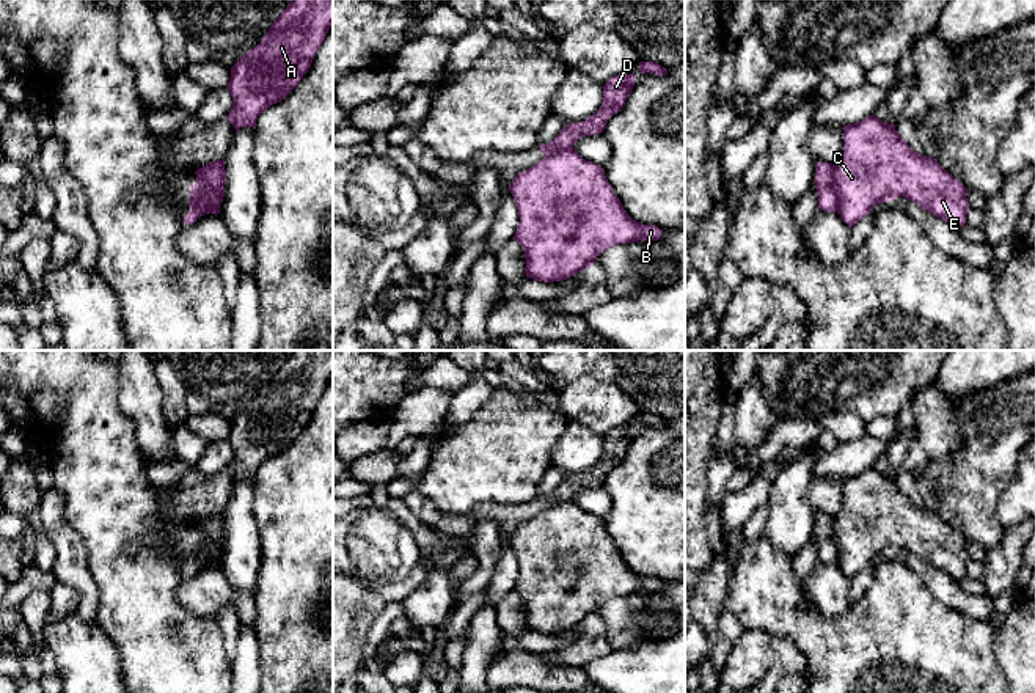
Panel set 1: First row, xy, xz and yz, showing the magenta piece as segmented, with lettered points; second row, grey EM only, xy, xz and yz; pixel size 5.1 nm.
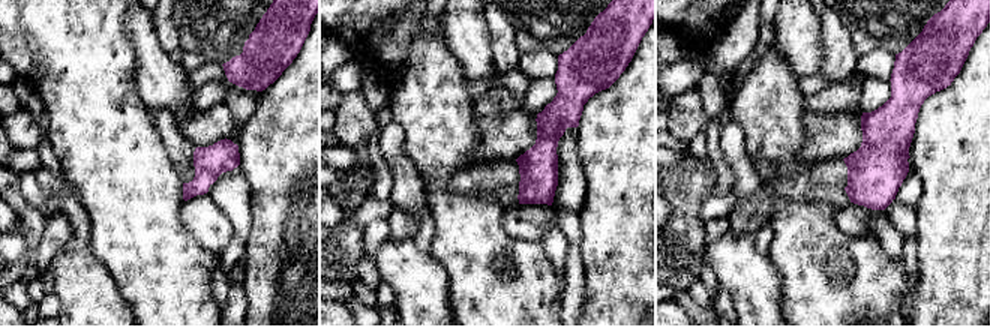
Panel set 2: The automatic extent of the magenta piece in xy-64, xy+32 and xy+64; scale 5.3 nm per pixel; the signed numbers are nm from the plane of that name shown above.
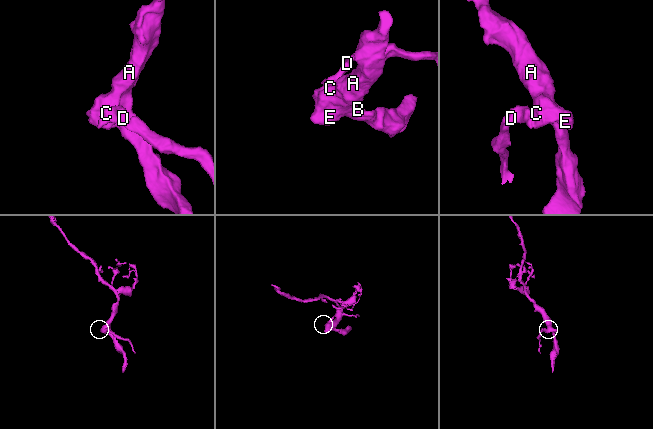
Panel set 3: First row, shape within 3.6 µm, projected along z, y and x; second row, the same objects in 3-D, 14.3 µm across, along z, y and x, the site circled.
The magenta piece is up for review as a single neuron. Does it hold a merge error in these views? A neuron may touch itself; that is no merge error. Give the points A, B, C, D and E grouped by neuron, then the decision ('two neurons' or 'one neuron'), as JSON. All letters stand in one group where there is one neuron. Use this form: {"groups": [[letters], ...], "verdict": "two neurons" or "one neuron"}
{"groups": [["A", "B", "C", "E"], ["D"]], "verdict": "two neurons"}

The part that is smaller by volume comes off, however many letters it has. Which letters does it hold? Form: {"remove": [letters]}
{"remove": ["D"]}

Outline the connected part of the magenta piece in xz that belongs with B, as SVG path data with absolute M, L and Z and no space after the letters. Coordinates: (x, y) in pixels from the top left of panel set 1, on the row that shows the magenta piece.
M573 146L548 154L509 184L520 222L514 240L523 247L528 278L562 281L586 267L617 244L658 240L663 229L633 220L624 209L605 170L583 159Z

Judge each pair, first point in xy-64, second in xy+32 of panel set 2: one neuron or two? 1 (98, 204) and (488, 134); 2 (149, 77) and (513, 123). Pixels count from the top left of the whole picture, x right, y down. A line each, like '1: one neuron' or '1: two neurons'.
1: two neurons
2: two neurons

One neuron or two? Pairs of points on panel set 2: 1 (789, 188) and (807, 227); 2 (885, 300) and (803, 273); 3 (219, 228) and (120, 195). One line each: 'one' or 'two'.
1: two
2: one
3: two

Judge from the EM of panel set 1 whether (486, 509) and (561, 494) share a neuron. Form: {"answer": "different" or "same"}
{"answer": "same"}

